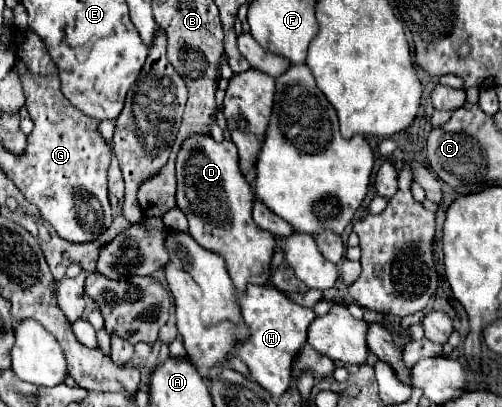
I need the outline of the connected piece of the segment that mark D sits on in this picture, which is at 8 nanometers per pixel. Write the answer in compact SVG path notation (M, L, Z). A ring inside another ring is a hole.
M210 134L188 136L176 158L176 178L176 204L188 218L192 238L226 260L236 290L244 292L248 282L266 284L268 264L274 254L274 234L258 228L252 220L254 192L240 170L238 150L232 140L216 142Z

